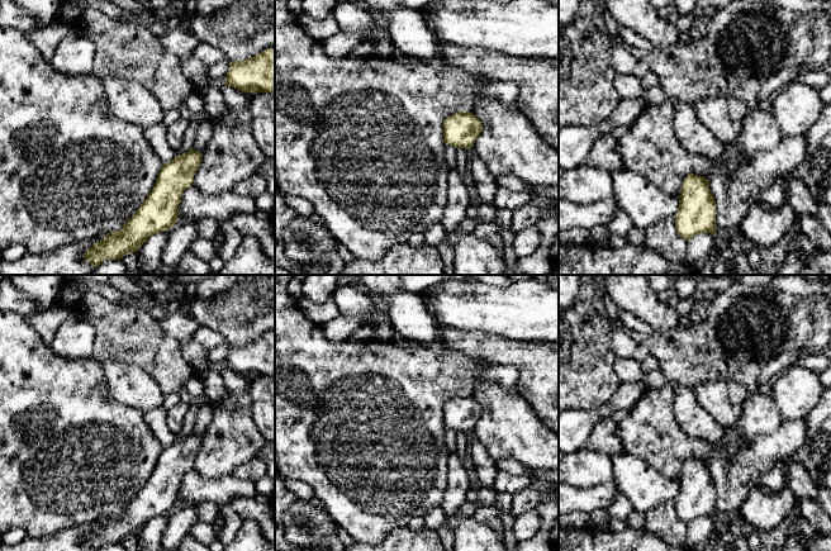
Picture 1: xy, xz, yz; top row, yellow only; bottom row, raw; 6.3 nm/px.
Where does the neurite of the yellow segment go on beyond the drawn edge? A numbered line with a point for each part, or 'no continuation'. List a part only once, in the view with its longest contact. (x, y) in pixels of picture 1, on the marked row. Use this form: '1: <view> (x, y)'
no continuation

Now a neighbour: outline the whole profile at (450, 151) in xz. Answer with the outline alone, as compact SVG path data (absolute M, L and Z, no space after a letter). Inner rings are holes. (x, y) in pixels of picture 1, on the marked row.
M445 146L445 161L450 170L456 168L456 148L454 146Z

